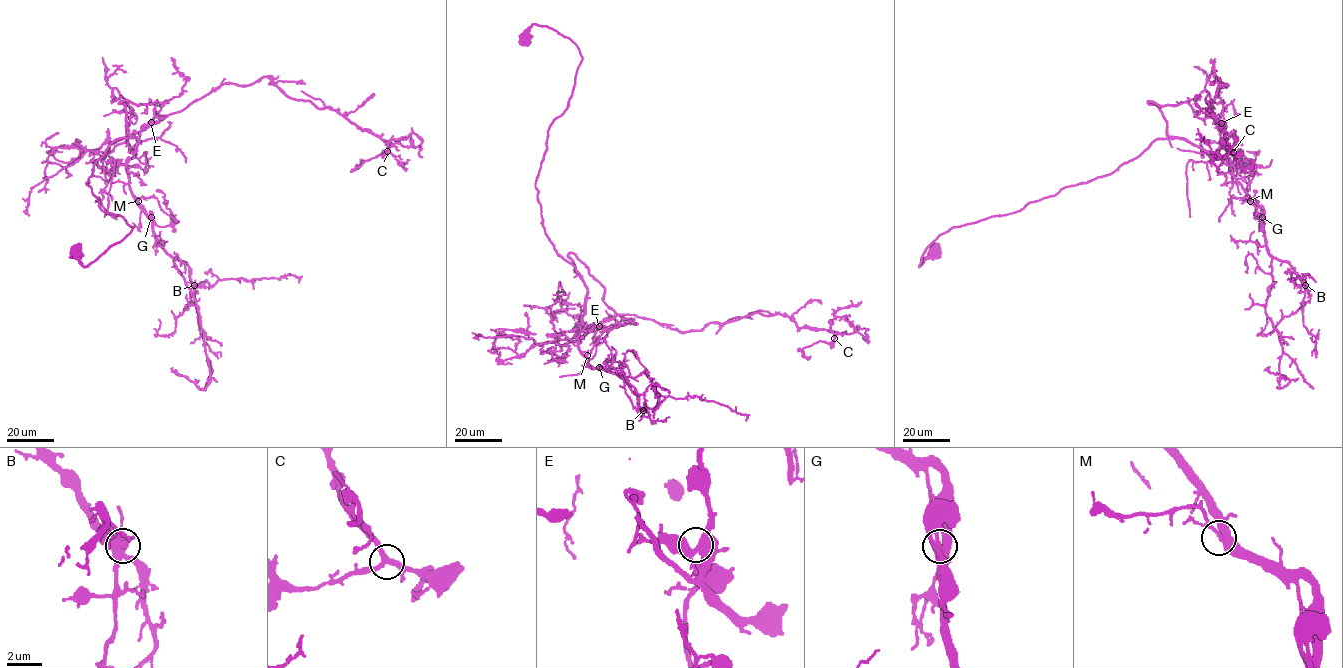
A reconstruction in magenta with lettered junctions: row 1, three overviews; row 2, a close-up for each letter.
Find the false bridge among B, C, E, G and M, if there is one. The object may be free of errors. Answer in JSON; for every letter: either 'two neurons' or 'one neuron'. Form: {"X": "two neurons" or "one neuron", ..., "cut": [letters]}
{"B": "one neuron", "C": "one neuron", "E": "one neuron", "G": "one neuron", "M": "one neuron", "cut": []}

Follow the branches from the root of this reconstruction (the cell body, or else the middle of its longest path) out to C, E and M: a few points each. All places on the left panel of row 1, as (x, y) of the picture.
C: (75, 251), (88, 266), (133, 228), (86, 183), (107, 147), (133, 152), (223, 84), (267, 76), (387, 151)
E: (75, 251), (88, 266), (133, 228), (103, 211), (86, 183), (111, 143), (136, 137), (133, 152), (151, 122)
M: (75, 251), (88, 266), (133, 228), (103, 211), (86, 183), (119, 138), (138, 139), (127, 162), (138, 201)

